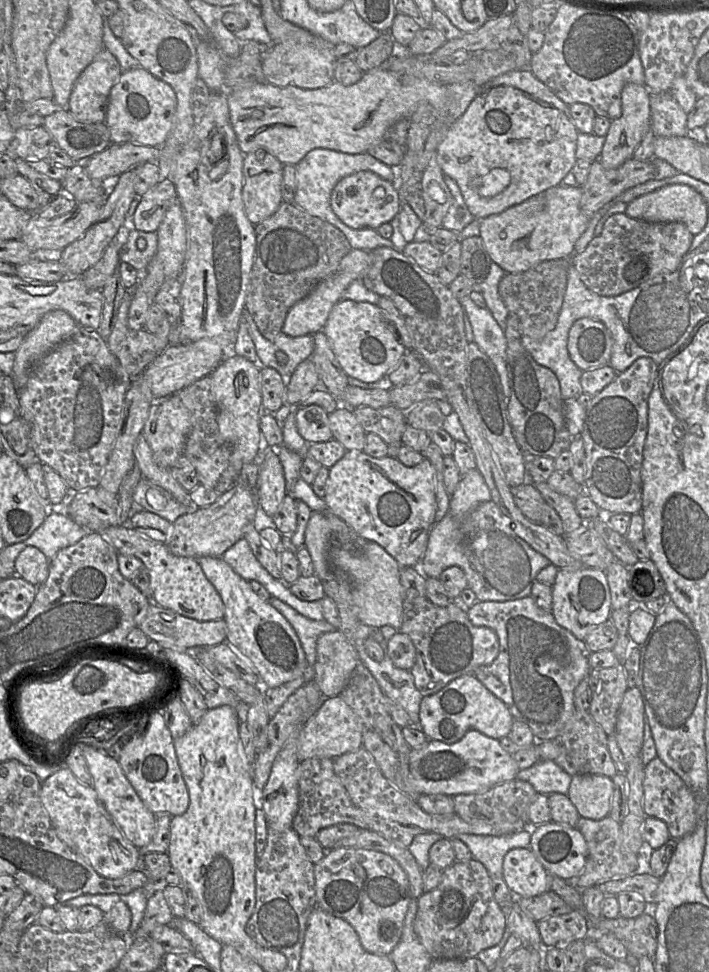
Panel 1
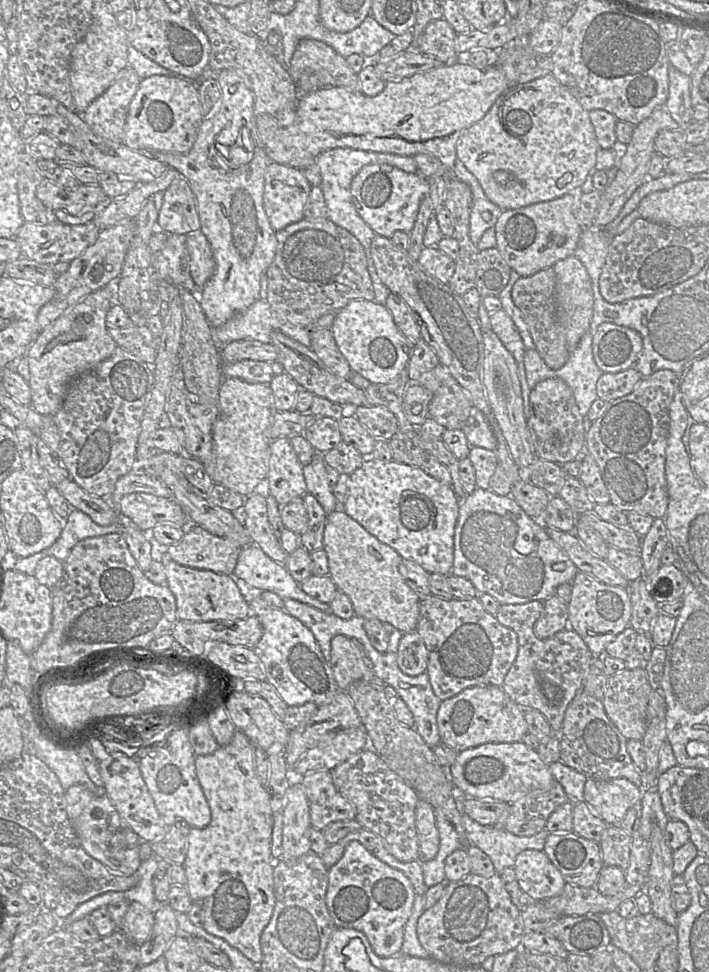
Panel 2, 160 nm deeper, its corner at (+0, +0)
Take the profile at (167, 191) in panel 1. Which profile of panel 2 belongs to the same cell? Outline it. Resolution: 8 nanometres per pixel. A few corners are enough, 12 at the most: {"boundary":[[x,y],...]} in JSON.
{"boundary":[[187,180],[164,192],[157,223],[166,233],[201,231]]}

